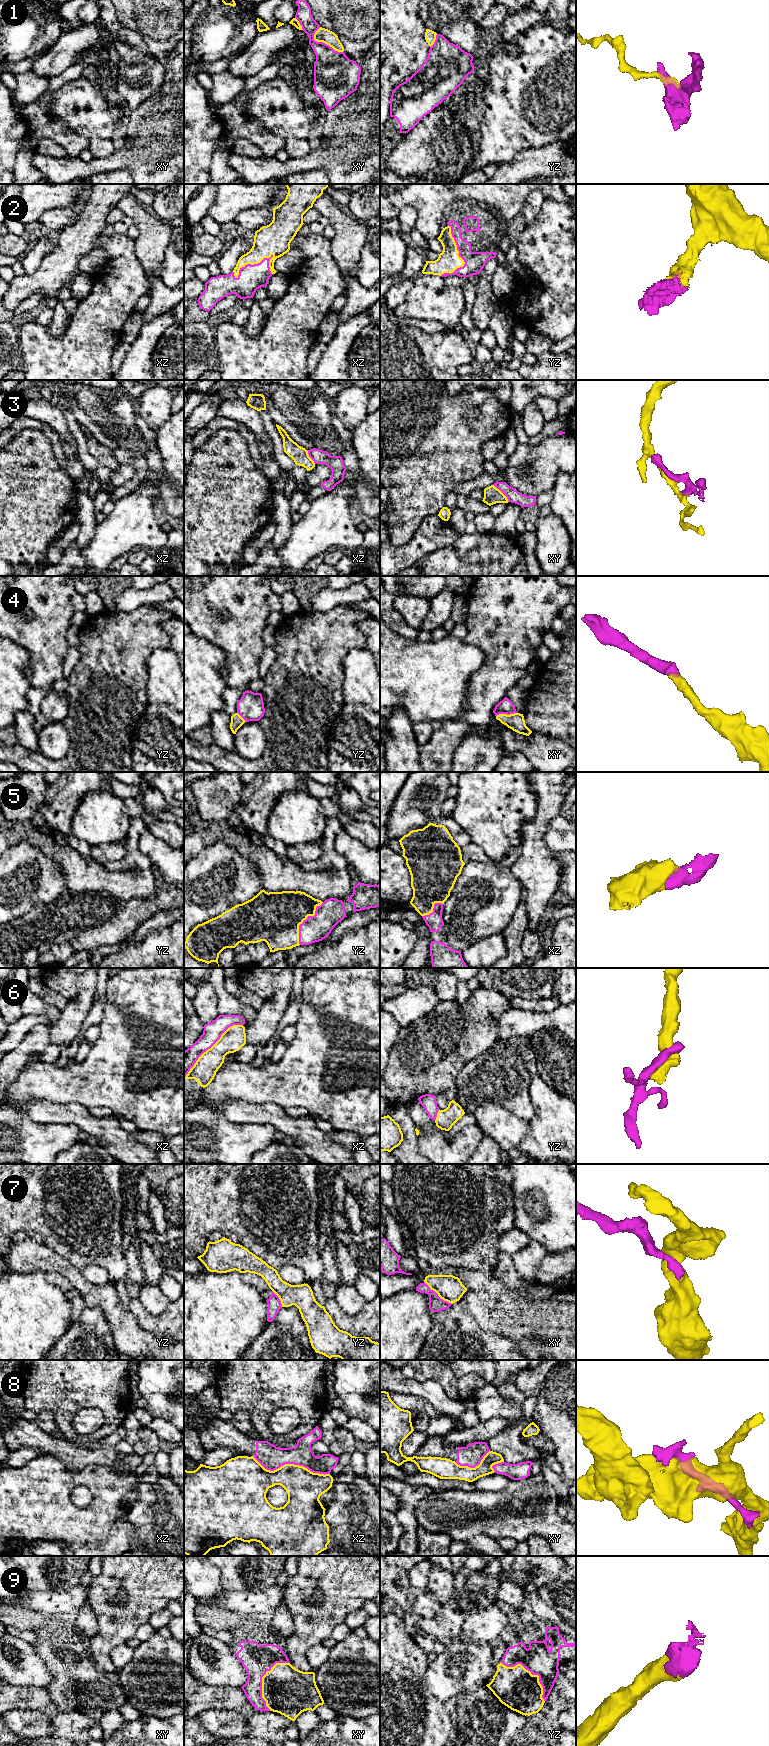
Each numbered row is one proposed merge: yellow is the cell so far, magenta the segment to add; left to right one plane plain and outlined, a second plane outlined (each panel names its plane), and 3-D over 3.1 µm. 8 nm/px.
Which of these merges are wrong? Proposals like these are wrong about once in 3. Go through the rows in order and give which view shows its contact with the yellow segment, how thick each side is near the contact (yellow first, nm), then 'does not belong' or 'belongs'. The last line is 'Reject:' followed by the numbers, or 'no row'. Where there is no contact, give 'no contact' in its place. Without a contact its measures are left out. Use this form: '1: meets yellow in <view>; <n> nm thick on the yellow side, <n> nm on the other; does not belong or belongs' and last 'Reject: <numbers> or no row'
1: meets yellow in xy; 120 nm thick on the yellow side, 320 nm on the other; does not belong
2: meets yellow in xz; 240 nm thick on the yellow side, 200 nm on the other; belongs
3: meets yellow in xy; 140 nm thick on the yellow side, 110 nm on the other; does not belong
4: meets yellow in xy; 140 nm thick on the yellow side, 120 nm on the other; belongs
5: meets yellow in yz; 420 nm thick on the yellow side, 220 nm on the other; belongs
6: meets yellow in xz; 190 nm thick on the yellow side, 160 nm on the other; does not belong
7: meets yellow in xy; 200 nm thick on the yellow side, 120 nm on the other; does not belong
8: meets yellow in xz; 280 nm thick on the yellow side, 190 nm on the other; does not belong
9: meets yellow in yz; 340 nm thick on the yellow side, 240 nm on the other; belongs
Reject: 1, 3, 6, 7, 8

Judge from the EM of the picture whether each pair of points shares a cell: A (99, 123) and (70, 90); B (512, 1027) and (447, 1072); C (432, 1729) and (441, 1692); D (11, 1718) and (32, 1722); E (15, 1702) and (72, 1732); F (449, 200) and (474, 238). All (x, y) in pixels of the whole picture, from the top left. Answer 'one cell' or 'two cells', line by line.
A: one cell
B: two cells
C: two cells
D: one cell
E: one cell
F: one cell

